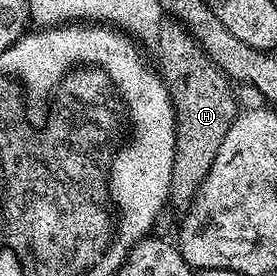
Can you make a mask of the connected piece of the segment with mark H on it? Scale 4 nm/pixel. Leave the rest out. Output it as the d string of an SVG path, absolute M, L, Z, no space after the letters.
M164 17L160 25L157 54L157 69L171 93L177 116L169 203L172 208L191 209L207 174L213 169L217 149L221 149L221 141L225 141L229 125L233 125L233 121L239 116L241 104L235 100L236 88L232 80L203 51L202 44L191 35L186 24L172 17Z

